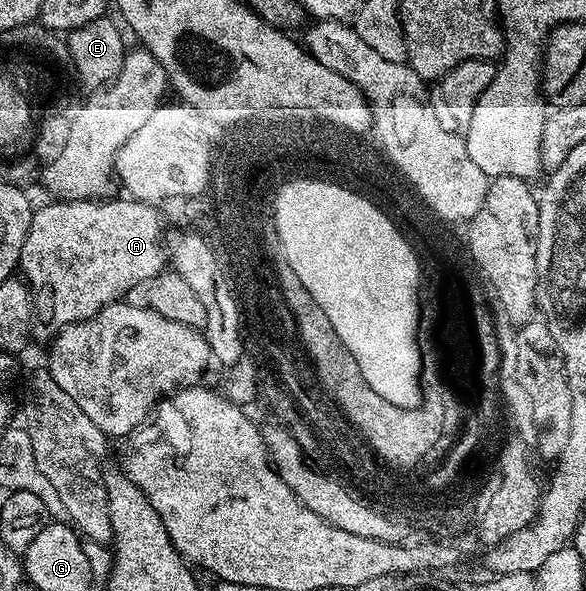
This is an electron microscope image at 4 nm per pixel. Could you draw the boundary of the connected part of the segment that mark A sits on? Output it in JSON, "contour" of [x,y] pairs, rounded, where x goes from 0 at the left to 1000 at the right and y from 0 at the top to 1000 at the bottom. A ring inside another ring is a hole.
{"contour":[[[212,332],[142,342],[84,338],[78,349],[65,347],[56,357],[53,386],[46,386],[46,406],[39,406],[32,452],[56,492],[61,570],[89,574],[111,552],[147,545],[176,519],[208,509],[225,484],[239,486],[270,469],[285,450],[285,416],[278,396],[275,403],[275,386],[278,376],[271,365],[246,349],[222,347]]]}

